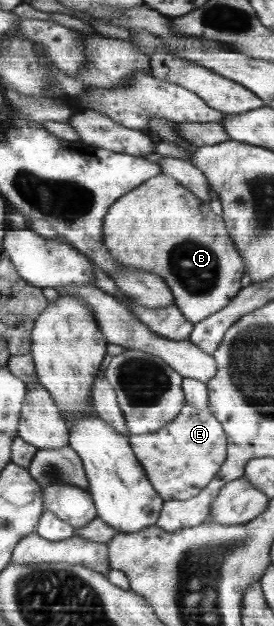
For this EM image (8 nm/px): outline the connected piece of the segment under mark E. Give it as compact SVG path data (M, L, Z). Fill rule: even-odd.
M184 378L185 407L172 424L146 435L129 435L136 458L145 467L158 496L166 501L193 499L217 476L228 455L228 437L208 410L208 390L202 381Z

